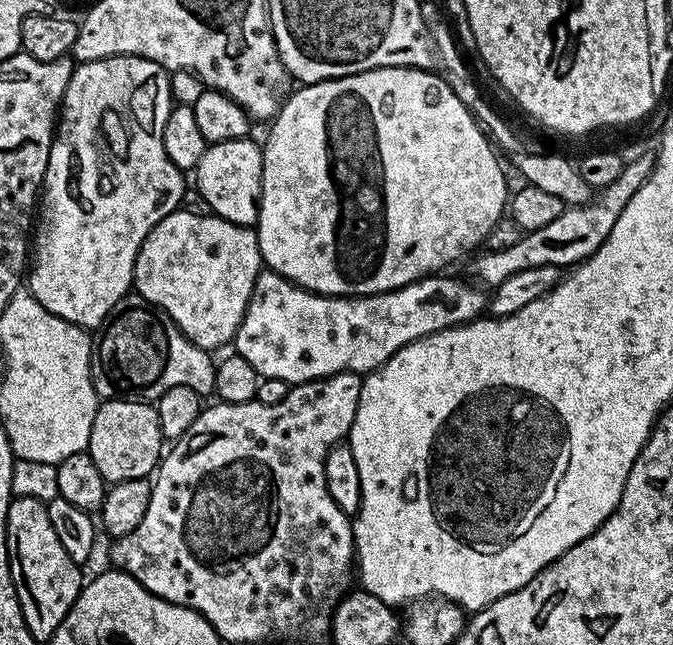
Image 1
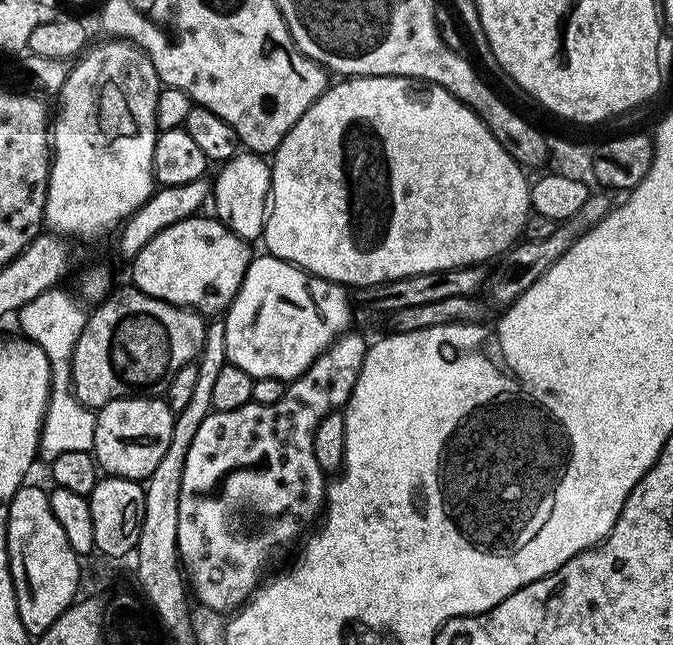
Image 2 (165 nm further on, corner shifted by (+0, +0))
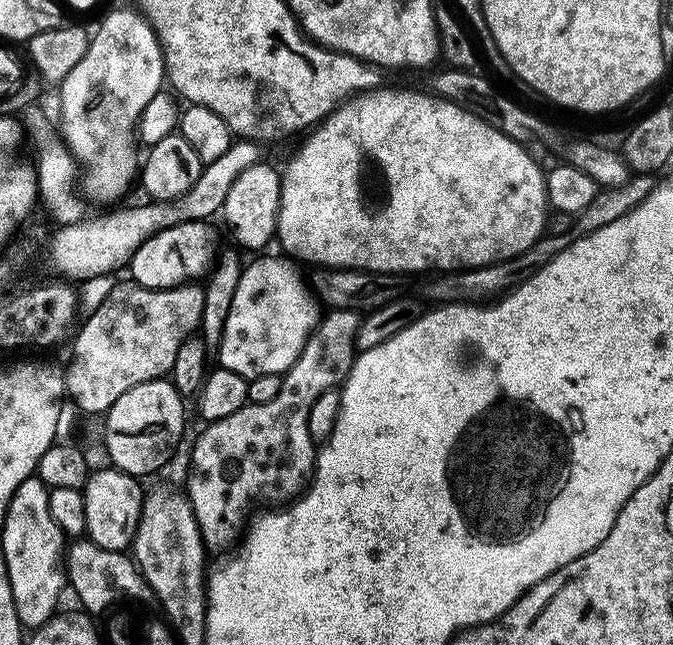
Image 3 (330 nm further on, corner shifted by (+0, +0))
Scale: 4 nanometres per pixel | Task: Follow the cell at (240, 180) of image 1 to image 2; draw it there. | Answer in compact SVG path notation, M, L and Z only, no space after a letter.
M241 150L219 165L216 181L211 181L210 204L216 207L215 219L234 234L249 242L259 241L264 234L264 221L270 207L272 169L263 155Z

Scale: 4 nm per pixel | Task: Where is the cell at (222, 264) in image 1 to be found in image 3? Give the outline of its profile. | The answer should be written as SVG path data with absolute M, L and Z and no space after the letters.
M192 220L172 225L153 234L148 240L143 241L131 256L131 279L147 288L175 288L177 284L187 284L203 277L209 271L210 259L214 254L208 245L208 226L207 223Z

